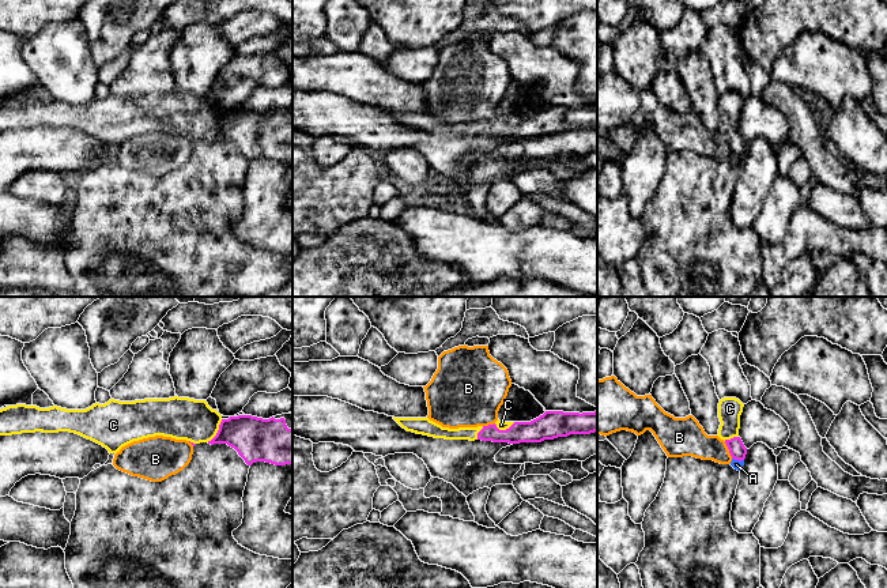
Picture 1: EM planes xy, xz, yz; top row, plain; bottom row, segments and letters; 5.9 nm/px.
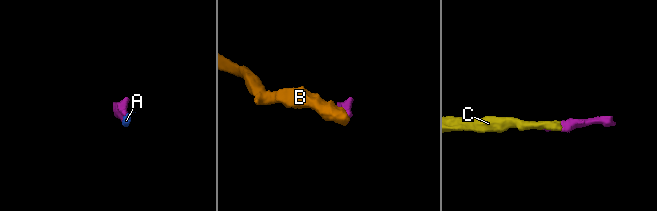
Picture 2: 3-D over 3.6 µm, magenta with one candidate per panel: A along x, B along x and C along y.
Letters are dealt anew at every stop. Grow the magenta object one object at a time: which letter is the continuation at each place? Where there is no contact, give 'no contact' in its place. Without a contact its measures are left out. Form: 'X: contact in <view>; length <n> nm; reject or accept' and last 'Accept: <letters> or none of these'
A: contact in yz; length 70 nm; reject
B: contact in yz; length 120 nm; reject
C: contact in xy; length 160 nm; accept
Accept: C

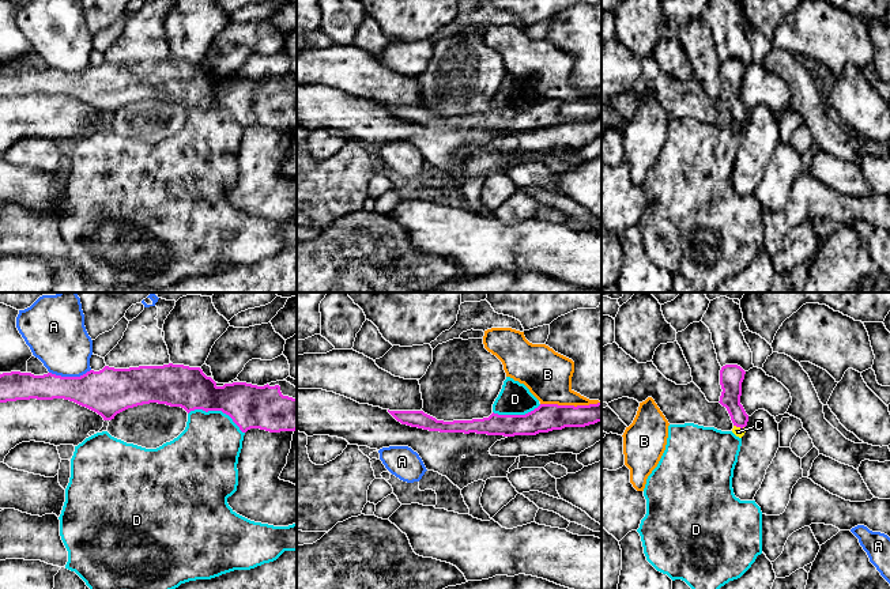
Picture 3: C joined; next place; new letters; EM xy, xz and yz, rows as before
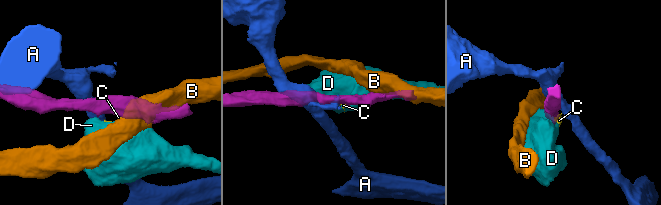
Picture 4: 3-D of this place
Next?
A: contact in xy; length 240 nm; reject
B: contact in xz; length 360 nm; reject
C: contact in yz; length 70 nm; reject
D: contact in xy; length 360 nm; reject
Accept: none of these

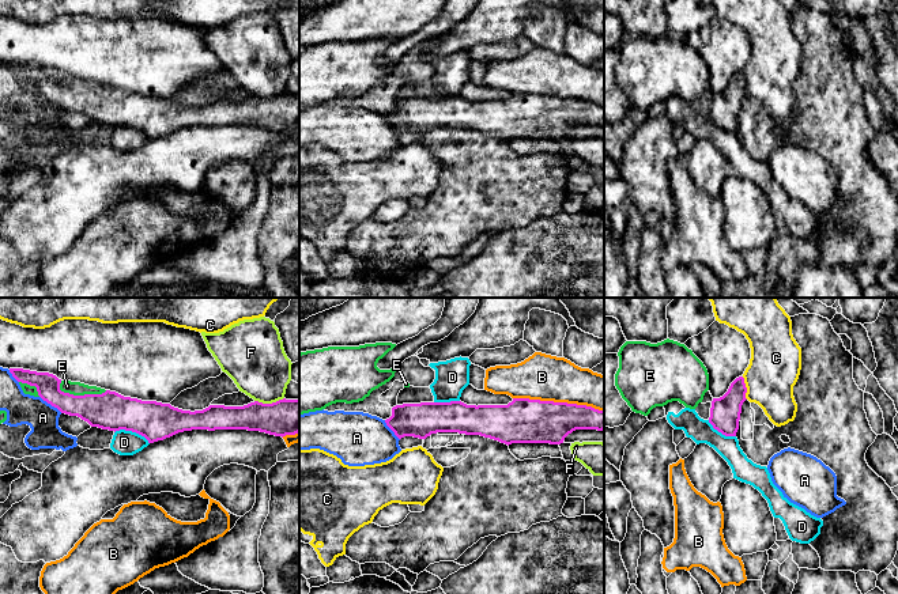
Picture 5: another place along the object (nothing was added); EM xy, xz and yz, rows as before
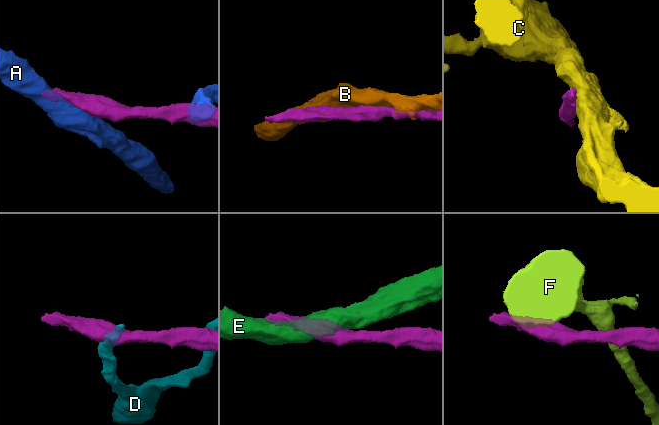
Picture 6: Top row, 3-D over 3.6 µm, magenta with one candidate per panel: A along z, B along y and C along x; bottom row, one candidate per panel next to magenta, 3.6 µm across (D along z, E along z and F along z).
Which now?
A: contact in xy; length 170 nm; reject
B: contact in xz; length 550 nm; reject
C: contact in yz; length 140 nm; reject
D: contact in xy; length 220 nm; reject
E: contact in xy; length 300 nm; reject
F: contact in xy; length 180 nm; reject
Accept: none of these

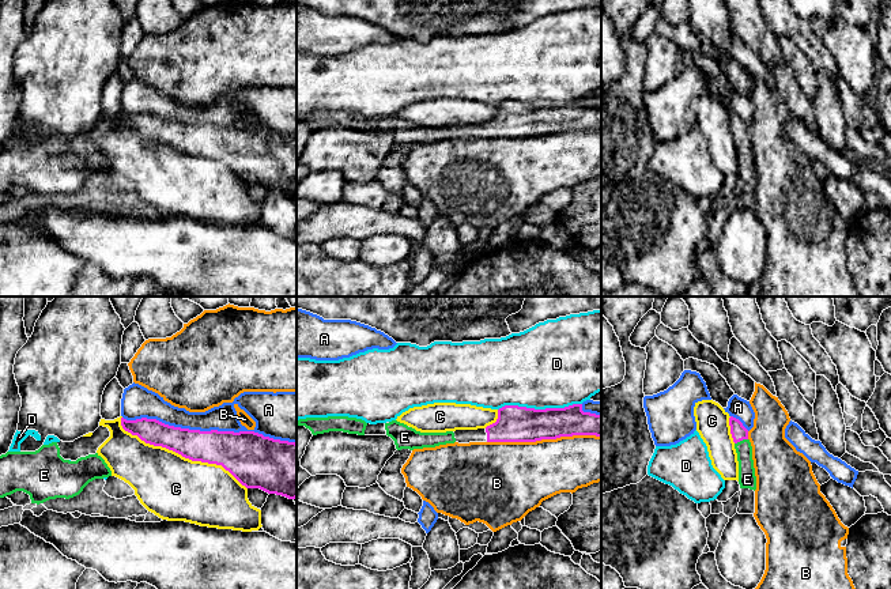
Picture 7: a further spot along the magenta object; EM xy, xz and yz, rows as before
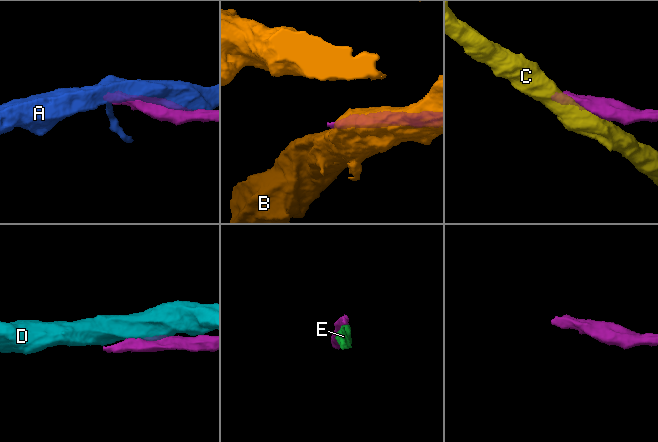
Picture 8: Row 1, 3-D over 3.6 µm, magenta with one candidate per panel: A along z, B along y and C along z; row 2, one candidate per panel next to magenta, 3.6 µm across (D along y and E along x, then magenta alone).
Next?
A: contact in xy; length 1050 nm; reject
B: contact in xz; length 650 nm; reject
C: contact in xy; length 850 nm; reject
D: contact in xz; length 500 nm; reject
E: contact in yz; length 90 nm; accept
Accept: E

